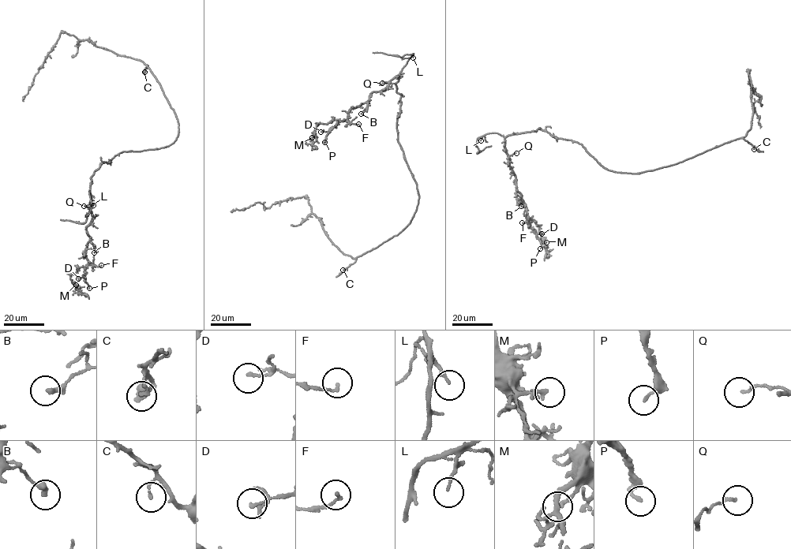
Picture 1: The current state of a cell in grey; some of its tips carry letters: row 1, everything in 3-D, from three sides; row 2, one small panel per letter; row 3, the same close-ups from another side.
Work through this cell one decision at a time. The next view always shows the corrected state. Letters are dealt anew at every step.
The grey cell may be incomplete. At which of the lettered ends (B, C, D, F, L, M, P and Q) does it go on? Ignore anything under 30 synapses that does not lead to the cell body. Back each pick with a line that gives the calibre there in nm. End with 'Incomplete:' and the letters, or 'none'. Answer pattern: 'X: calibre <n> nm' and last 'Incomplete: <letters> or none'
Incomplete: none

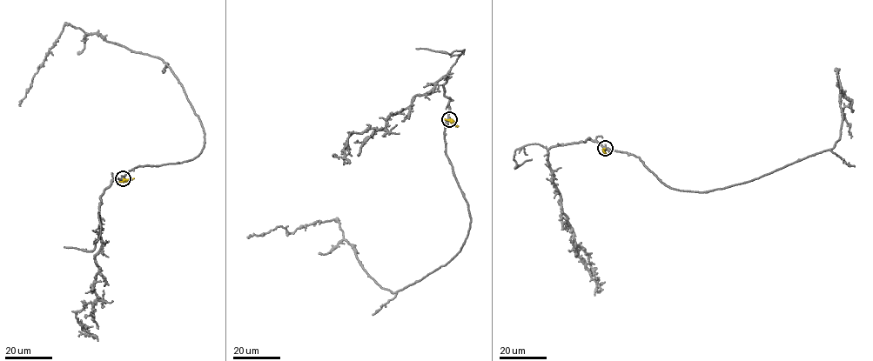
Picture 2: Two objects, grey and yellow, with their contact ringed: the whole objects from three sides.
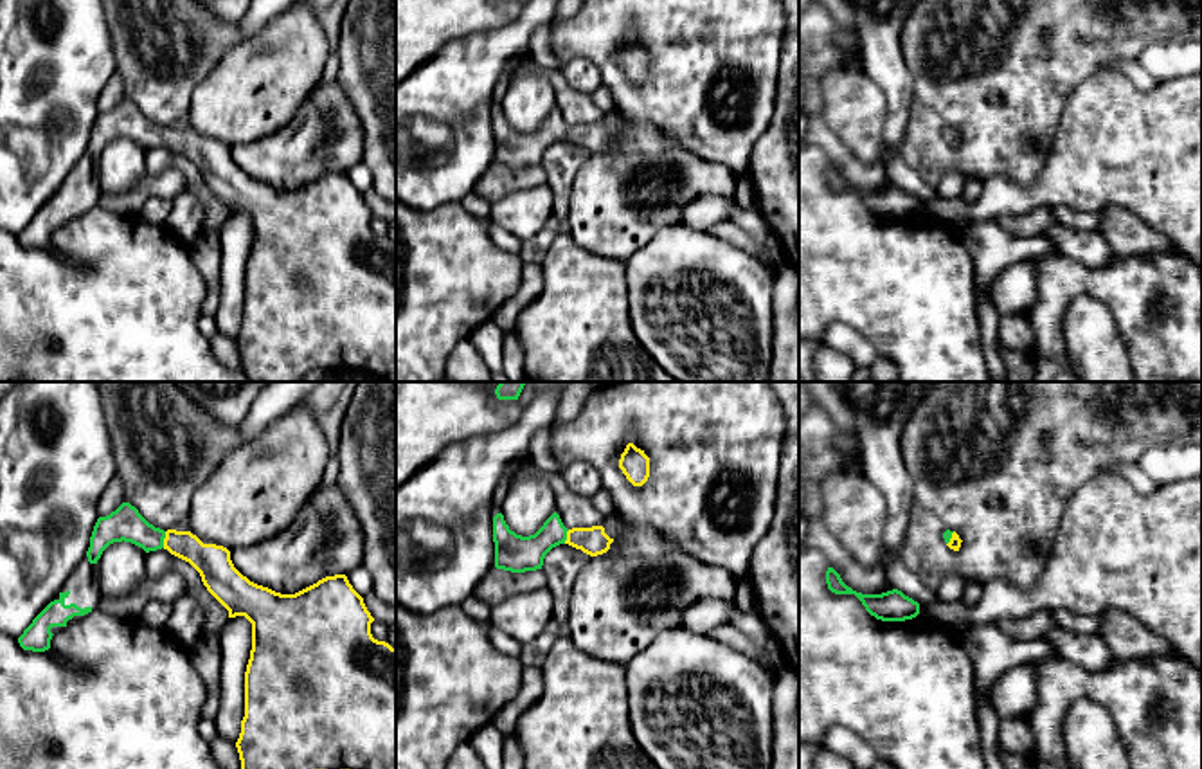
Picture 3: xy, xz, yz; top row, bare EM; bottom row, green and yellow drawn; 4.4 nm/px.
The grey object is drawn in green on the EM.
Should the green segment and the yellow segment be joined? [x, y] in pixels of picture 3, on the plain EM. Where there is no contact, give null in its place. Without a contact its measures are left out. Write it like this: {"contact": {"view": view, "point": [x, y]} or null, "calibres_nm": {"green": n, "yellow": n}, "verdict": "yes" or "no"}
{"contact": {"view": "xy", "point": [164, 134]}, "calibres_nm": {"green": 150, "yellow": 160}, "verdict": "yes"}

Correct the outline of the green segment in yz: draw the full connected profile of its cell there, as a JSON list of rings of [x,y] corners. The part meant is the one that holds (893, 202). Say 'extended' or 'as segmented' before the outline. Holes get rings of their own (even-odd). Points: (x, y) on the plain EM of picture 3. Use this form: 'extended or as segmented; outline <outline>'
as segmented; outline [[[828,164],[826,167],[826,180],[835,191],[855,191],[866,207],[882,218],[905,218],[919,211],[919,200],[905,193],[902,187],[893,185],[882,191],[857,189],[842,178],[833,164]]]

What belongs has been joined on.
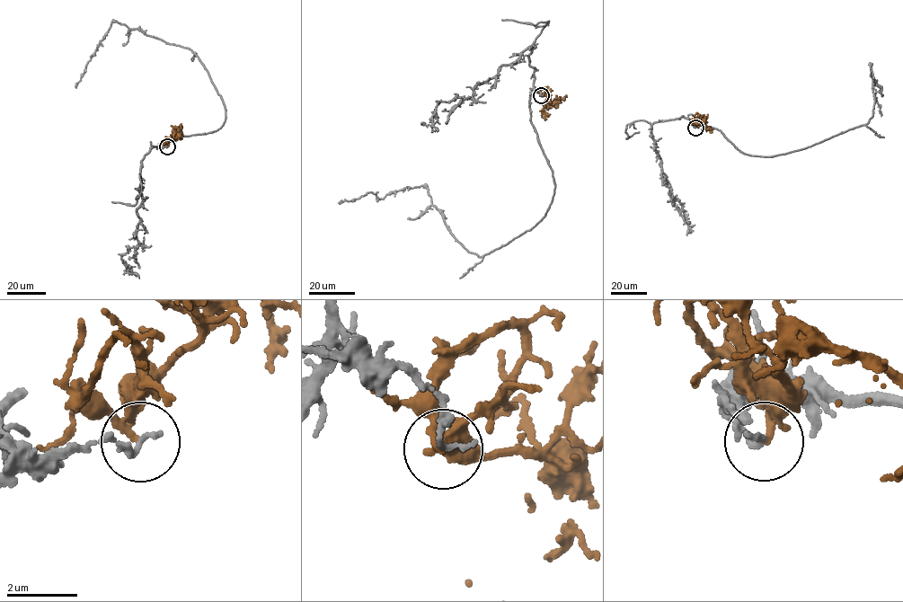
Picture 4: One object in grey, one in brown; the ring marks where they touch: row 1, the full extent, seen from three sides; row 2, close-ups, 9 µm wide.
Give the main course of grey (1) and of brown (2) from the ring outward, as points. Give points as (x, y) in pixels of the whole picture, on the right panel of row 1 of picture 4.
1: (695, 127), (721, 130), (753, 155), (808, 147), (872, 117), (871, 65), (880, 90), (875, 94), (881, 116)
2: (695, 127), (696, 123), (703, 120), (696, 113), (694, 115)

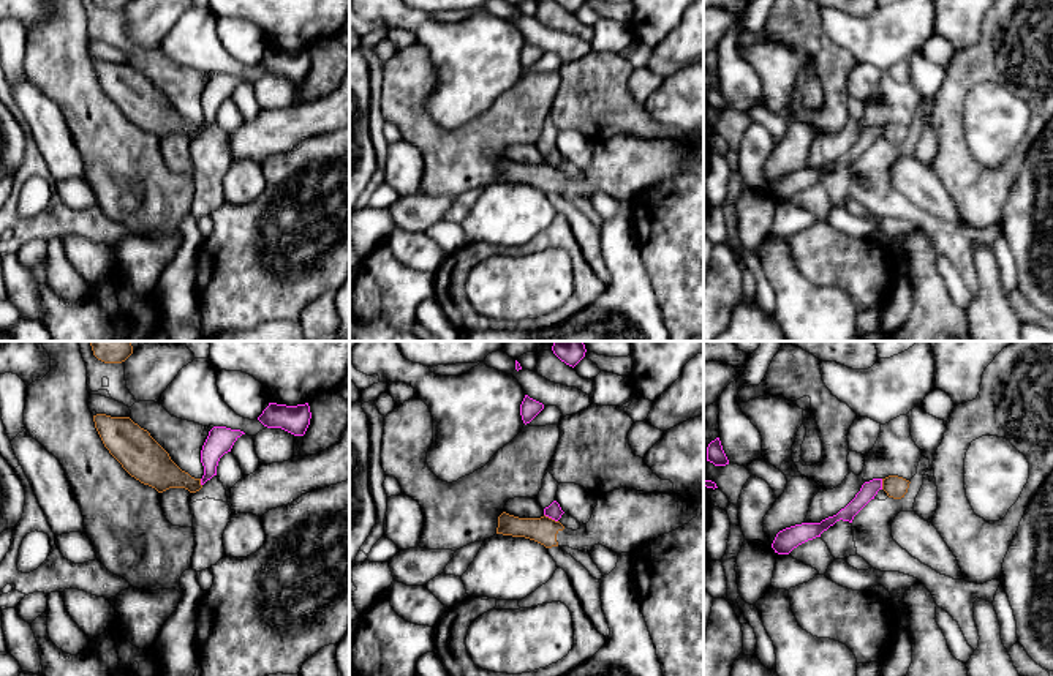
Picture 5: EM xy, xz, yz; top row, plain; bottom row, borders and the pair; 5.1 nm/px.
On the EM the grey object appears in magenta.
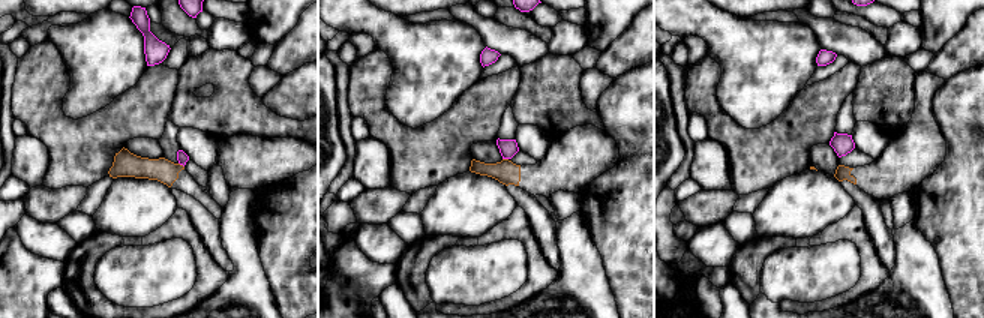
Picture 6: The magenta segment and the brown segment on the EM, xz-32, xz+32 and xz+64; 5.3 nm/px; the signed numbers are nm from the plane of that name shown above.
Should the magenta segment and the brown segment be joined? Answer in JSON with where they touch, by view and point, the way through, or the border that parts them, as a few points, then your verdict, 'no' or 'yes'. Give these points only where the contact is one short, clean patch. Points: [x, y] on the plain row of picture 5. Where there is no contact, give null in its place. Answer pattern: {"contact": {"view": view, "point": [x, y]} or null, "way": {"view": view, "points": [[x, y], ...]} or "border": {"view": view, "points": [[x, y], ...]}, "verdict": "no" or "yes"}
{"contact": {"view": "xz", "point": [551, 163]}, "border": {"view": "xz", "points": [[544, 160], [557, 168]]}, "verdict": "no"}

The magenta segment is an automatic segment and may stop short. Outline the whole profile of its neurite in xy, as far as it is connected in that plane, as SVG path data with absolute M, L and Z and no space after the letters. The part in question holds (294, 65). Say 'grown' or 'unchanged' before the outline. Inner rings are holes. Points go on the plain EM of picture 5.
unchanged; M269 49L258 66L267 74L281 74L294 82L304 82L310 71L311 58L308 49L286 52Z

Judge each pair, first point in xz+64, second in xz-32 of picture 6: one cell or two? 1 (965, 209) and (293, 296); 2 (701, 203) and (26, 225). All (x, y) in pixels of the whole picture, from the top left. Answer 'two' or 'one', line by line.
1: one
2: two

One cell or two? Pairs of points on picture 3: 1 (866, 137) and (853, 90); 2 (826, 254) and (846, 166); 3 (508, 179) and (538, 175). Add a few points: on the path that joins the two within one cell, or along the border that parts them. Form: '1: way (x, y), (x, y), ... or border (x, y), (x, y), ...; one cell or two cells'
1: way (859, 126), (853, 101); one cell
2: border (817, 144), (830, 162); two cells
3: way (515, 179), (531, 177); one cell

